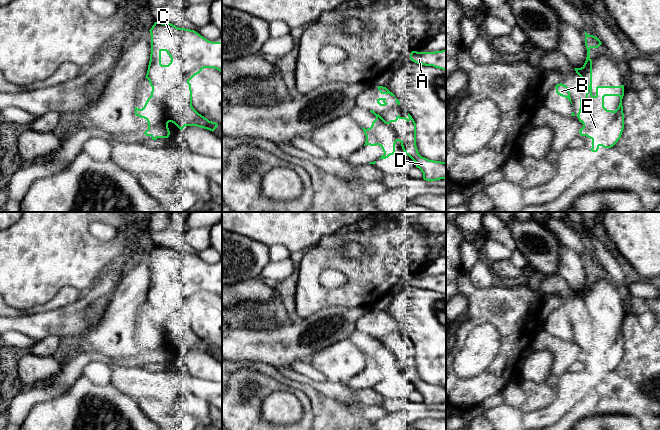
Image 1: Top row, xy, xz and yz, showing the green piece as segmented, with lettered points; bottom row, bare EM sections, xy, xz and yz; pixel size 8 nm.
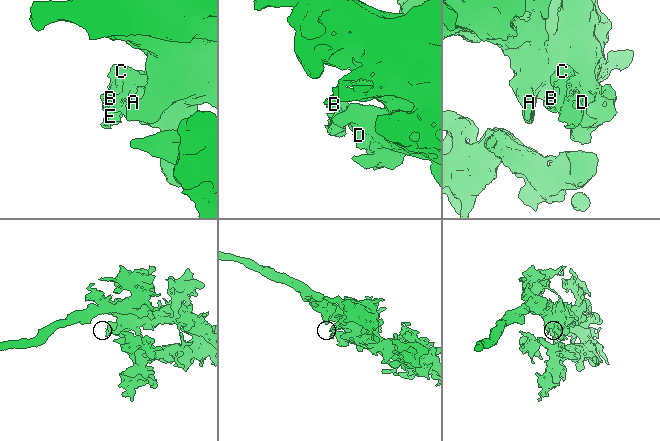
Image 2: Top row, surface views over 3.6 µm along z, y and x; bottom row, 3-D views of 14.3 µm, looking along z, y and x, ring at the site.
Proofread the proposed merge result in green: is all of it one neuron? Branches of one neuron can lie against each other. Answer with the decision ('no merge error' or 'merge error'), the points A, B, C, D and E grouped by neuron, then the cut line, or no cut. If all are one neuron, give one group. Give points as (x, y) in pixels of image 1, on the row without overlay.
no merge error; A B C D E; no cut

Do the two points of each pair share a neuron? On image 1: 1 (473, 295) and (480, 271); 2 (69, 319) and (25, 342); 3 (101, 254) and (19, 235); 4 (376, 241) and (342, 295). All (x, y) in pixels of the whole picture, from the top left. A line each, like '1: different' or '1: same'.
1: different
2: different
3: same
4: same

